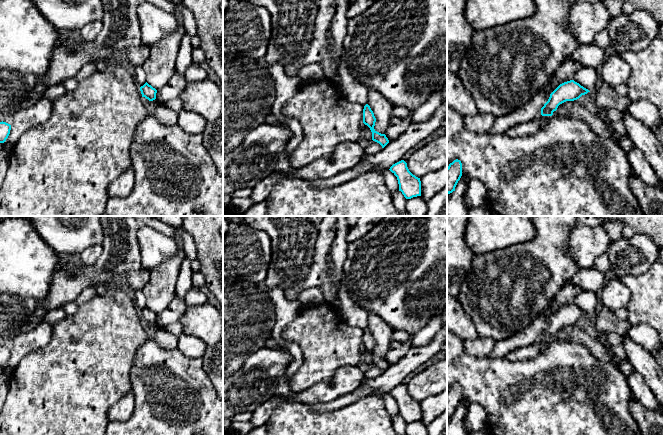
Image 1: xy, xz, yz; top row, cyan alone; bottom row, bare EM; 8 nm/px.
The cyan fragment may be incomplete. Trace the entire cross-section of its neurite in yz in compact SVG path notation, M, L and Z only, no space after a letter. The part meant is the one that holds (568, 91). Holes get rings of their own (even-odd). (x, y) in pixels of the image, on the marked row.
M574 80L560 84L551 94L548 101L541 108L542 116L552 116L558 106L566 101L574 101L590 92Z

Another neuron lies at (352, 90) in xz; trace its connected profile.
M342 53L339 60L338 74L340 76L341 94L343 97L351 103L358 103L365 106L367 104L367 94L369 89L357 81L351 74L347 67L344 53Z

